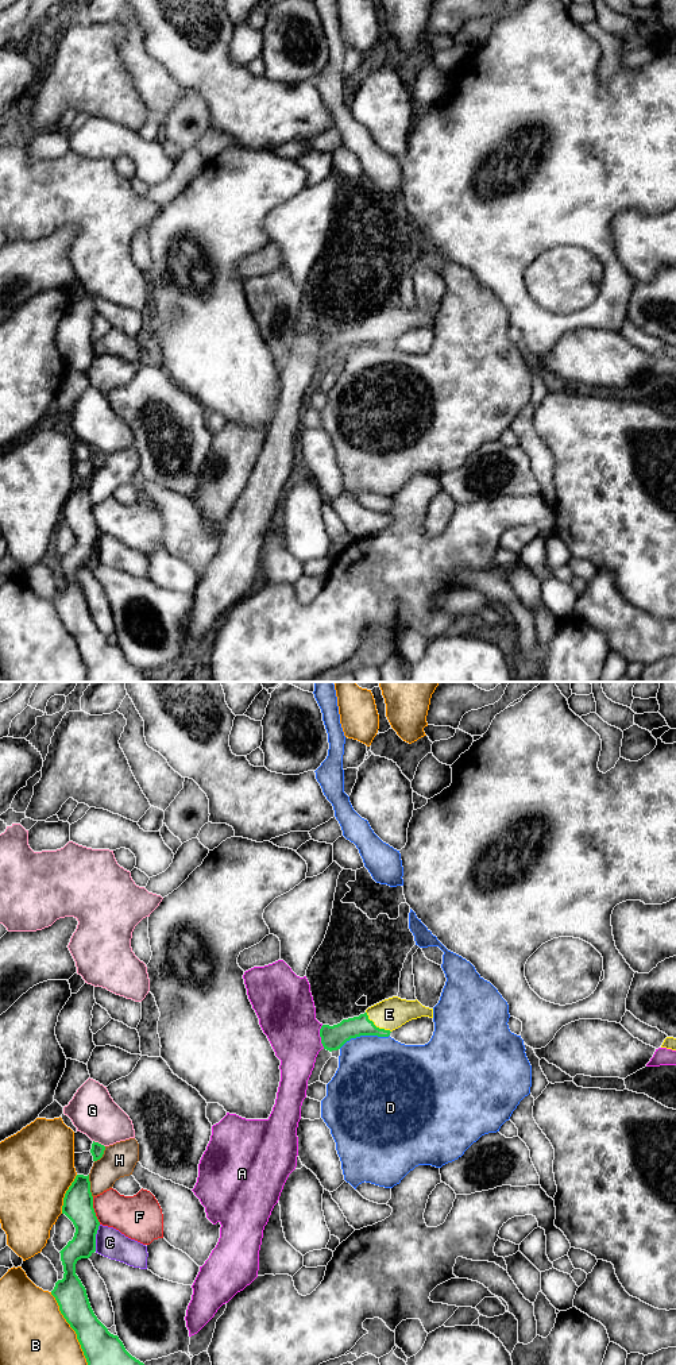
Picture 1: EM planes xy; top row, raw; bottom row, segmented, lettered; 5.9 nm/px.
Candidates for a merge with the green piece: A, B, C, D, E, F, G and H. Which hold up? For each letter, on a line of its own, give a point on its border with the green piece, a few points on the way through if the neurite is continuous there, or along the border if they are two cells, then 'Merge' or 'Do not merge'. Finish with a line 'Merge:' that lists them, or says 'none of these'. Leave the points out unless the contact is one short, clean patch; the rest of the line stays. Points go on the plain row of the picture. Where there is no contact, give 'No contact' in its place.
A: Touches green at xy (320, 344). Do not merge
B: Touches green at xy (76, 641). Do not merge
C: Touches green at xy (95, 547). Boundary: xy (100, 533), (96, 542), (95, 559). Do not merge
D: Touches green at xy (363, 343). Do not merge
E: Touches green at xy (375, 335). Path across: xy (336, 344), (355, 335), (375, 335), (389, 323). Merge
F: Touches green at xy (93, 519). Do not merge
G: Touches green at xy (97, 451). Do not merge
H: Touches green at xy (89, 494). Do not merge
Merge: E

